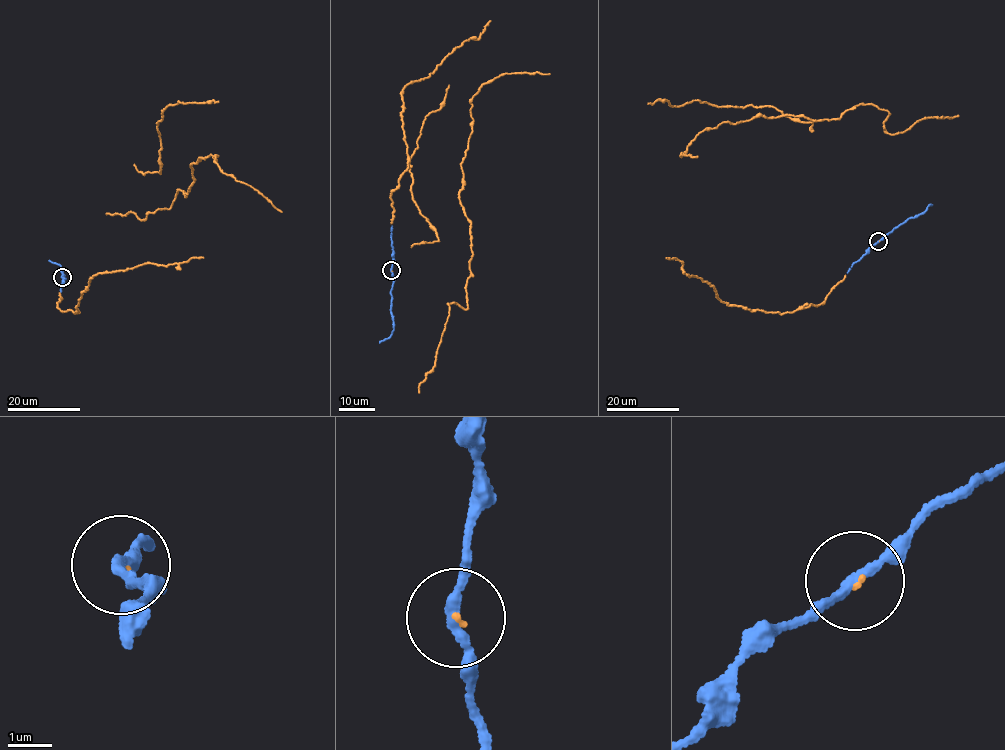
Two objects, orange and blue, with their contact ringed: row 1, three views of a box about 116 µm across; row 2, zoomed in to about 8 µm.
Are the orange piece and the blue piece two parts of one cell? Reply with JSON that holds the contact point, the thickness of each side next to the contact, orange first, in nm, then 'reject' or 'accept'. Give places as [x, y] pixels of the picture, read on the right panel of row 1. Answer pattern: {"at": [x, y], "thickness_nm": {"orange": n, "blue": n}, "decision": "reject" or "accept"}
{"at": [878, 241], "thickness_nm": {"orange": 60, "blue": 220}, "decision": "accept"}

